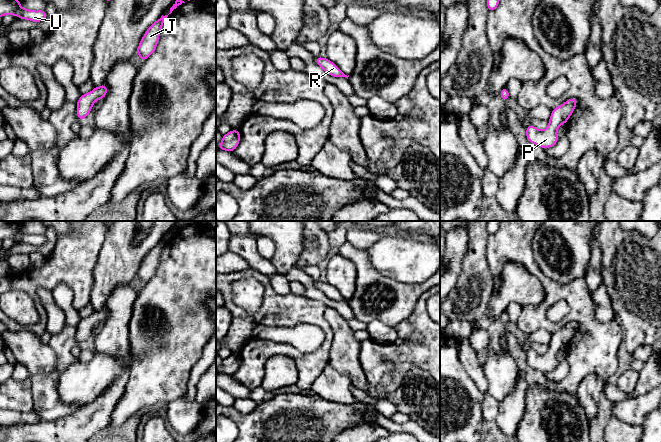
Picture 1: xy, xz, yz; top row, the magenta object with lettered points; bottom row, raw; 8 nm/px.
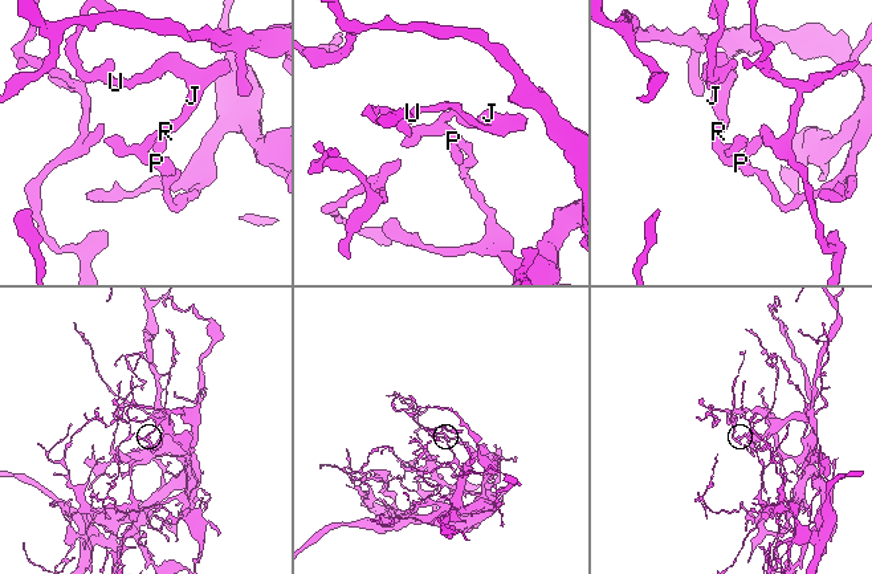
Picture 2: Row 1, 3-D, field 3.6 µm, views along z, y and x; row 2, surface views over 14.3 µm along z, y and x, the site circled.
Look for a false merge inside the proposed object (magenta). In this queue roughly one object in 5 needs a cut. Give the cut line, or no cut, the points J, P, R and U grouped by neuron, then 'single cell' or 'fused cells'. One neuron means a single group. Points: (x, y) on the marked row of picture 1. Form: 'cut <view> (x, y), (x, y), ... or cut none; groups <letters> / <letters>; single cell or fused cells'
cut none; groups J P R U; single cell

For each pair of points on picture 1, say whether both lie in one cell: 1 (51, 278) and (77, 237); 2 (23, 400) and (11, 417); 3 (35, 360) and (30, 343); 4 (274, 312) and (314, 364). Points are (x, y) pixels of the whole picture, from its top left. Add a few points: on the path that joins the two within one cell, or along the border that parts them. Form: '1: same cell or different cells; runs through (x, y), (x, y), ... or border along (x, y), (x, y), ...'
1: same cell; runs through (59, 268), (76, 251), (77, 247)
2: different cells; border along (10, 409), (21, 412), (31, 411)
3: same cell; runs through (35, 356), (30, 351), (30, 347)
4: same cell; runs through (296, 312), (310, 312), (326, 328), (327, 342)

